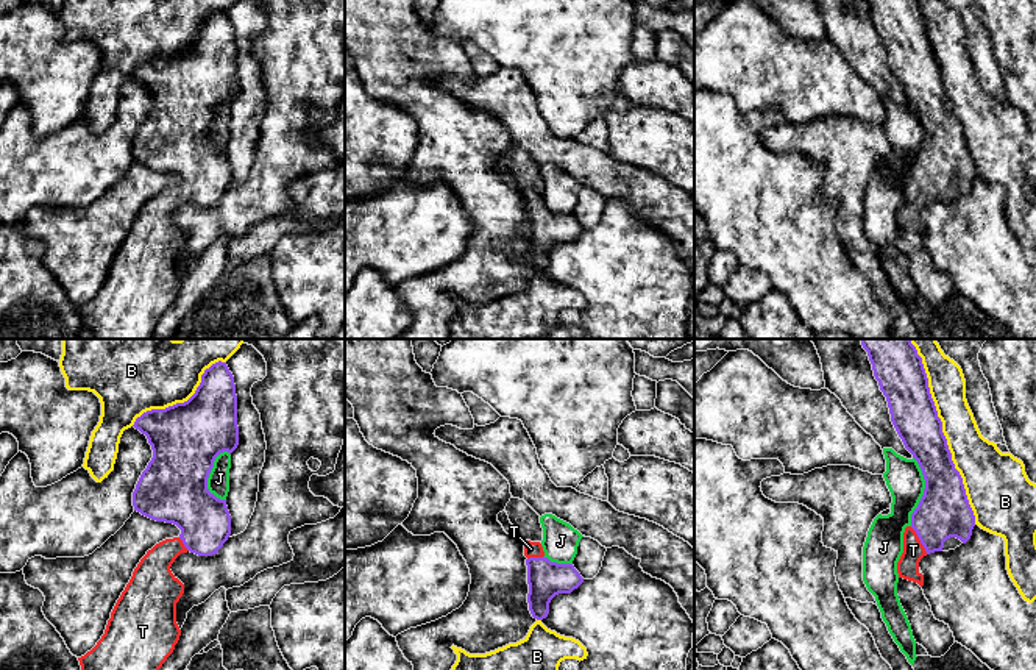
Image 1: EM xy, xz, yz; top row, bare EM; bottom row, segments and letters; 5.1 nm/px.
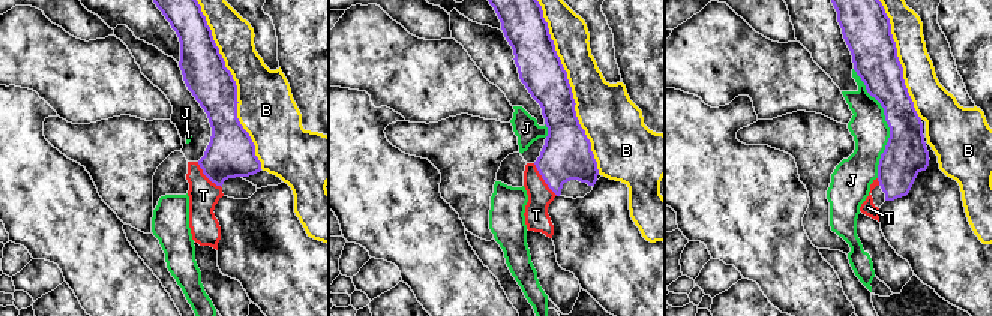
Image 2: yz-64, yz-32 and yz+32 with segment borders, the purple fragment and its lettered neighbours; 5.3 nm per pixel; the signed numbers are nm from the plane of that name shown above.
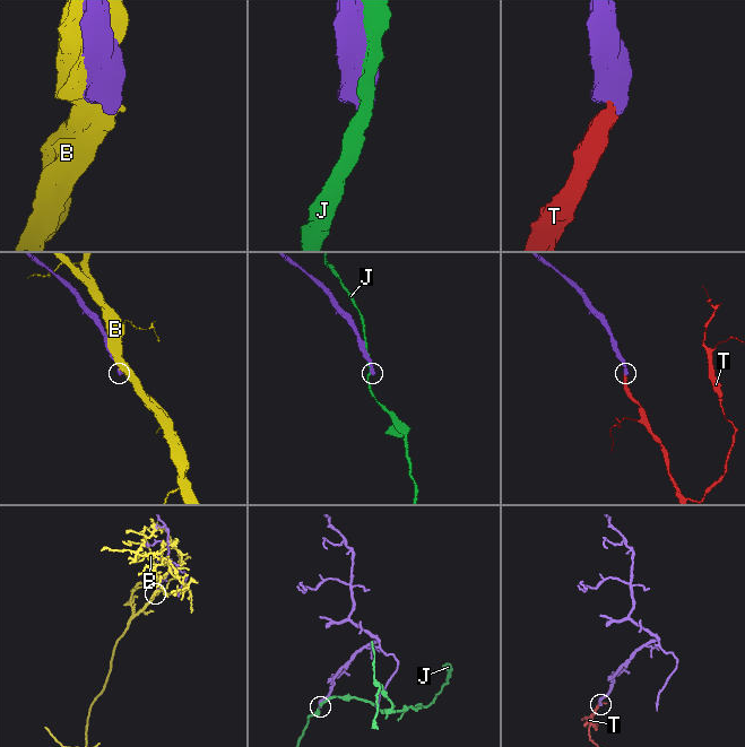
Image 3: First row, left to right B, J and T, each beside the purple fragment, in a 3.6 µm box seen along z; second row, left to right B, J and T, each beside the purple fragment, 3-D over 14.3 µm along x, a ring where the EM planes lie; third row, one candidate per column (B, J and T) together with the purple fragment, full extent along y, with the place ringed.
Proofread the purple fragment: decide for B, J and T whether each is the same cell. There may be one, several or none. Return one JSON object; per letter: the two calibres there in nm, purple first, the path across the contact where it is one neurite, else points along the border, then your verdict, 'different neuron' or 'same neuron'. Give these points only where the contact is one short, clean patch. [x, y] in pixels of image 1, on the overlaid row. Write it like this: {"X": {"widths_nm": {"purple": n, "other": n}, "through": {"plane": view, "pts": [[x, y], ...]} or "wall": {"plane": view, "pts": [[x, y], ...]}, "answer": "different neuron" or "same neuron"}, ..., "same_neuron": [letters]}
{"B": {"widths_nm": {"purple": 240, "other": 240}, "answer": "different neuron"}, "J": {"widths_nm": {"purple": 260, "other": 190}, "answer": "different neuron"}, "T": {"widths_nm": {"purple": 260, "other": 110}, "through": {"plane": "yz", "pts": [[944, 511], [919, 539], [913, 550]]}, "answer": "same neuron"}, "same_neuron": ["T"]}

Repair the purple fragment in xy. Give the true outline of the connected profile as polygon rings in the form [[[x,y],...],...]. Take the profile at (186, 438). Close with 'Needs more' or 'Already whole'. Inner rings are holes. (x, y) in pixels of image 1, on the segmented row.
[[[218,361],[206,369],[187,401],[147,411],[133,426],[147,436],[153,450],[133,492],[134,511],[156,522],[173,523],[181,534],[156,543],[140,559],[111,612],[105,634],[90,651],[78,658],[81,670],[159,670],[181,636],[176,603],[184,593],[184,584],[172,573],[172,564],[187,551],[212,556],[231,534],[226,500],[208,489],[215,458],[223,451],[231,454],[239,445],[236,384],[226,362]]]. Needs more

